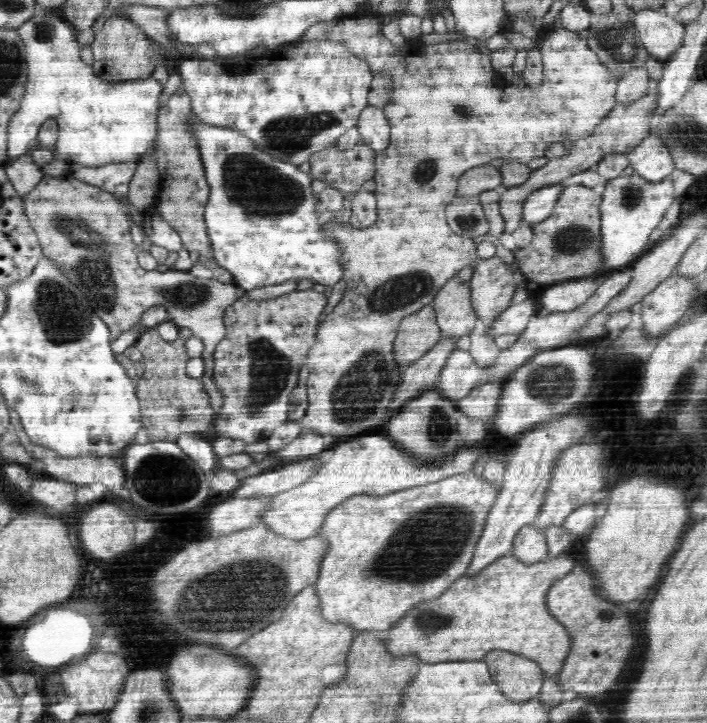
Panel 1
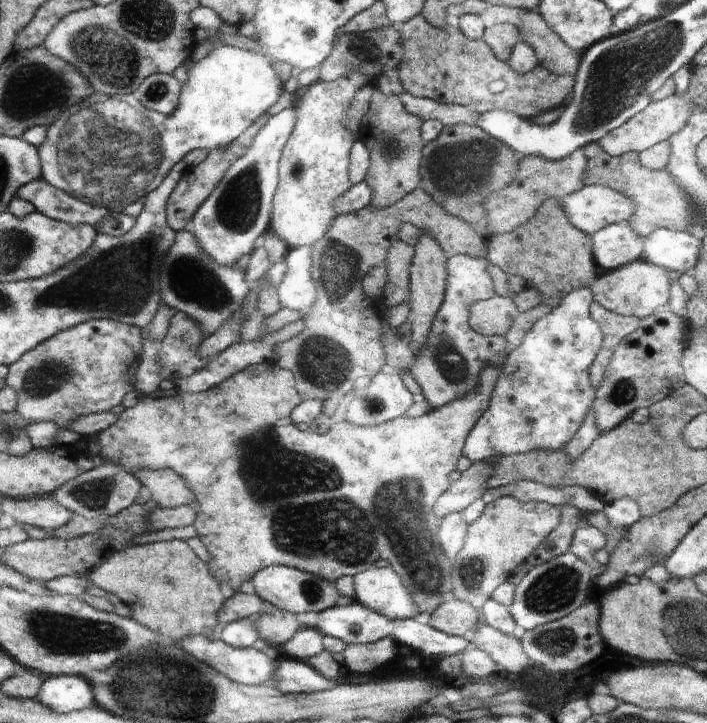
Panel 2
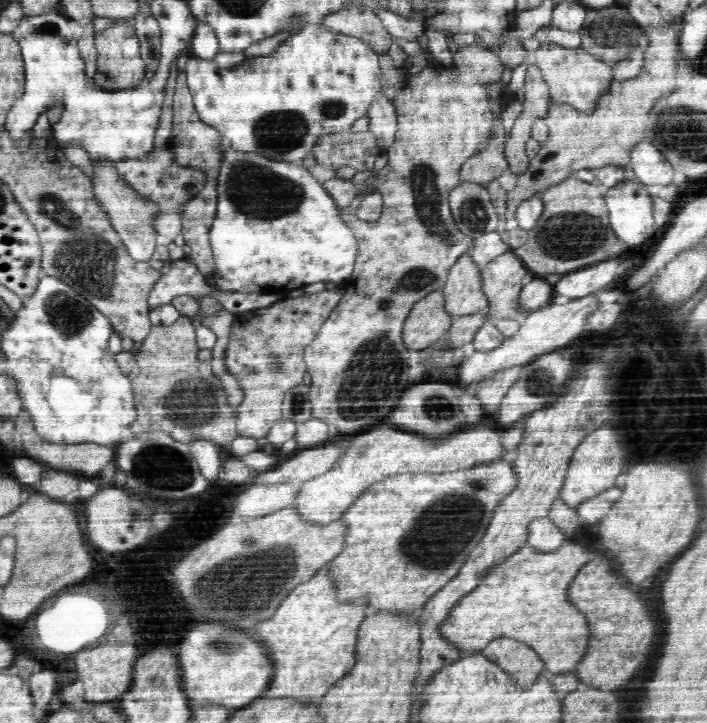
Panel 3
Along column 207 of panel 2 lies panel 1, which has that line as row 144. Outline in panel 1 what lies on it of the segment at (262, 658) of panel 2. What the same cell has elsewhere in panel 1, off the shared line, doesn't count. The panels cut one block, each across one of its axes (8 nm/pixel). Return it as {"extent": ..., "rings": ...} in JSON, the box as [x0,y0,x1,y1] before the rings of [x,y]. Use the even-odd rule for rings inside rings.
{"extent":[627,134,675,183],"rings":[[[655,134],[643,138],[627,157],[635,174],[650,183],[658,183],[672,174],[675,168],[670,151]]]}

